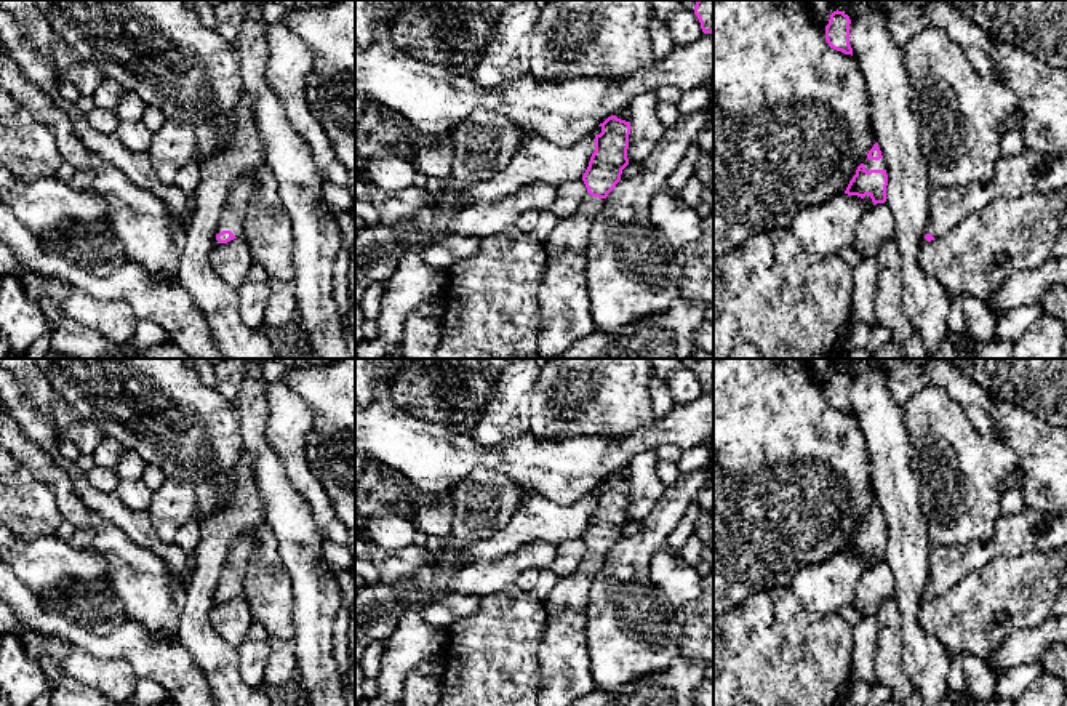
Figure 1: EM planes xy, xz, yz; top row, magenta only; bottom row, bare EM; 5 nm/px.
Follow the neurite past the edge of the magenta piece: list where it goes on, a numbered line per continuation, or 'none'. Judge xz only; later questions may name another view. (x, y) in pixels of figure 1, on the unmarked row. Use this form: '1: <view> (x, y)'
1: xz (571, 591)

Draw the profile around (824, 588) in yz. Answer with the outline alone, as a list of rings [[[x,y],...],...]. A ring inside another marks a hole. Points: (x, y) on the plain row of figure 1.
[[[840,552],[801,567],[790,581],[800,605],[814,616],[829,616],[853,604],[862,573],[873,564],[870,554]]]

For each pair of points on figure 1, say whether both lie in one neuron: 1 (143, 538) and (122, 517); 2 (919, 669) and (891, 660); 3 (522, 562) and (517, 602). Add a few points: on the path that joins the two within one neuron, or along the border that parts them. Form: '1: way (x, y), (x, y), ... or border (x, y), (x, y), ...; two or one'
1: way (138, 533), (127, 522); one
2: border (899, 626), (903, 671), (914, 687); two
3: border (514, 583), (482, 597); two

